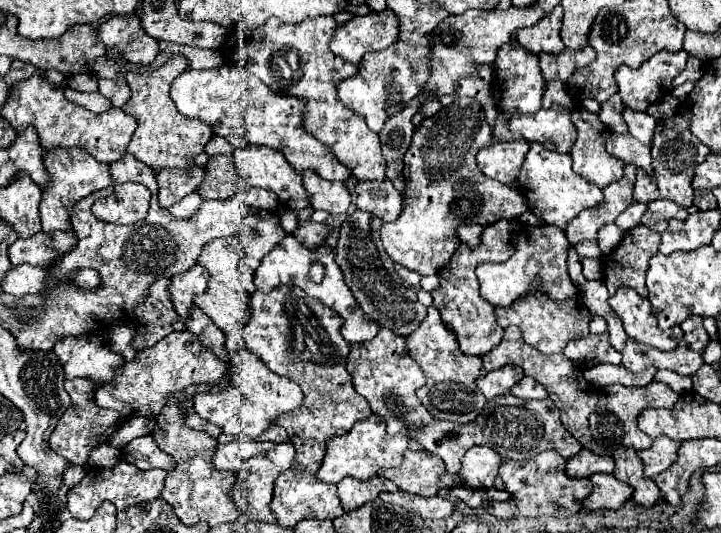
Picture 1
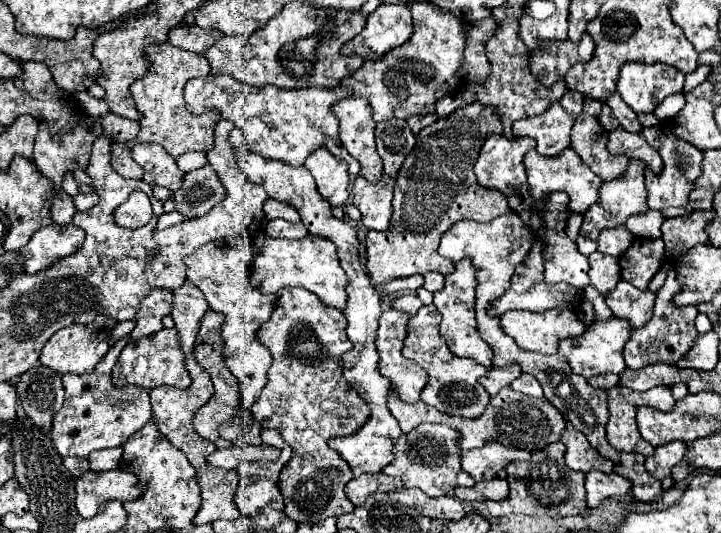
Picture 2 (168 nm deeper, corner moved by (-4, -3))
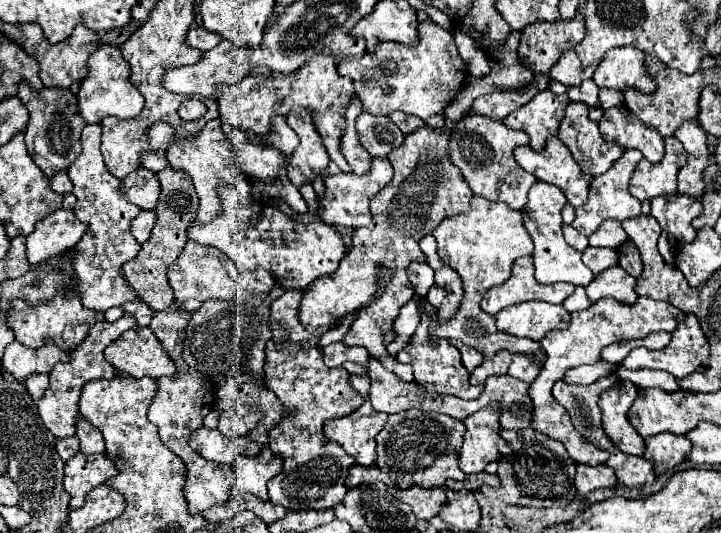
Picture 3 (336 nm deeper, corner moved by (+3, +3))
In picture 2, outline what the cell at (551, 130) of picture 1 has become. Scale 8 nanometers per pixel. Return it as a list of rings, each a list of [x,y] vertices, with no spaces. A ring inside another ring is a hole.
[[[559,102],[551,104],[547,112],[523,118],[513,124],[515,136],[529,136],[537,142],[537,152],[541,156],[557,156],[571,144],[571,128],[575,124],[575,114],[565,112]]]

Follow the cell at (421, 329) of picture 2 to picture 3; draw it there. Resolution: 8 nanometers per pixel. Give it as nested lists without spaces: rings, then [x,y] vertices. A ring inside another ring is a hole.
[[[422,304],[418,308],[420,312],[420,326],[416,328],[414,336],[410,338],[410,342],[404,346],[404,350],[398,352],[398,360],[404,364],[410,364],[414,368],[414,380],[416,384],[424,386],[428,392],[436,392],[436,394],[450,394],[462,400],[474,400],[482,394],[484,383],[472,385],[468,382],[470,372],[464,368],[462,360],[460,360],[460,352],[450,346],[448,340],[444,338],[430,338],[428,334],[428,326],[430,326],[430,316],[424,312]]]

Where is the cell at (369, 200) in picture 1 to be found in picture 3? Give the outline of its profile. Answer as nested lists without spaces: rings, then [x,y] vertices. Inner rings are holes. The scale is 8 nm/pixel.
[[[376,158],[372,164],[372,170],[364,176],[358,176],[354,172],[346,172],[346,174],[336,174],[336,176],[326,176],[324,184],[326,184],[326,196],[320,200],[320,206],[324,208],[324,212],[320,212],[320,220],[332,226],[350,226],[350,228],[358,228],[358,226],[368,226],[372,222],[372,214],[370,214],[370,200],[384,188],[388,186],[388,182],[392,180],[392,166],[386,158]]]

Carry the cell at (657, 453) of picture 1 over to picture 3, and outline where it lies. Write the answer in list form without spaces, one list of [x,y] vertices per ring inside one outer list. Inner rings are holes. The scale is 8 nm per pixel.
[[[670,432],[656,434],[646,440],[644,458],[654,462],[654,472],[664,474],[680,464],[690,452],[690,442],[686,436],[676,436]]]

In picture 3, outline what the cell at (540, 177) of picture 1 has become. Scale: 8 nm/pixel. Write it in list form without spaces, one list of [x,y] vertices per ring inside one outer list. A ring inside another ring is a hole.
[[[550,138],[544,146],[542,152],[534,152],[530,146],[518,146],[514,150],[514,158],[516,162],[530,174],[534,174],[538,180],[542,182],[548,182],[548,184],[554,184],[554,186],[560,186],[568,198],[568,202],[578,208],[586,202],[586,196],[588,196],[588,188],[590,188],[590,182],[592,182],[592,176],[582,172],[582,168],[574,162],[570,150],[564,146],[564,142],[560,138]]]

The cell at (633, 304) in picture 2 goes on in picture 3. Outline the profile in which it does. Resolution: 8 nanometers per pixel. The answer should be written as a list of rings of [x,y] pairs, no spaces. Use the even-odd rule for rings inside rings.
[[[612,266],[612,268],[604,270],[604,274],[594,278],[588,284],[586,292],[588,292],[592,302],[598,302],[600,298],[610,296],[610,298],[614,298],[622,304],[632,306],[638,300],[638,294],[636,294],[634,286],[636,286],[636,280],[628,272],[624,272],[620,266]]]

